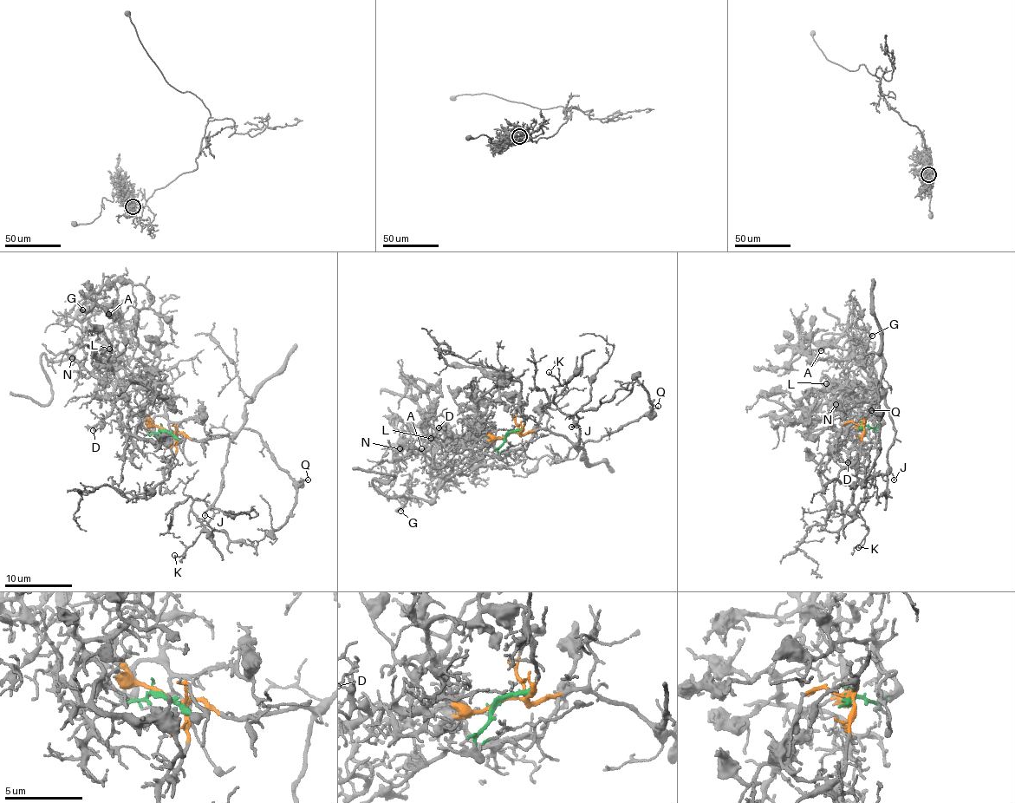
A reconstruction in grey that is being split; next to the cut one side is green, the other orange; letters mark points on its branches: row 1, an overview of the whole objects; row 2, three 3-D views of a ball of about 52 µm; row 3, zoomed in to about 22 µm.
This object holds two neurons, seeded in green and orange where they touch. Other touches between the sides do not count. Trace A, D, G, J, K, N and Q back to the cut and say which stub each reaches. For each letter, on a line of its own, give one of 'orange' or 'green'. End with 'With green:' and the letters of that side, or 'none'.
A: green
D: green
G: green
J: orange
K: orange
N: green
Q: orange
With green: A, D, G, N

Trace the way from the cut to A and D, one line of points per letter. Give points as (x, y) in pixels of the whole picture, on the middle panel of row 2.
A: (510, 432), (496, 454), (485, 453), (437, 490), (432, 487), (437, 486), (441, 474), (437, 458), (421, 449)
D: (510, 432), (496, 454), (464, 469), (437, 467), (433, 453), (452, 438), (446, 436), (445, 420), (439, 427)

